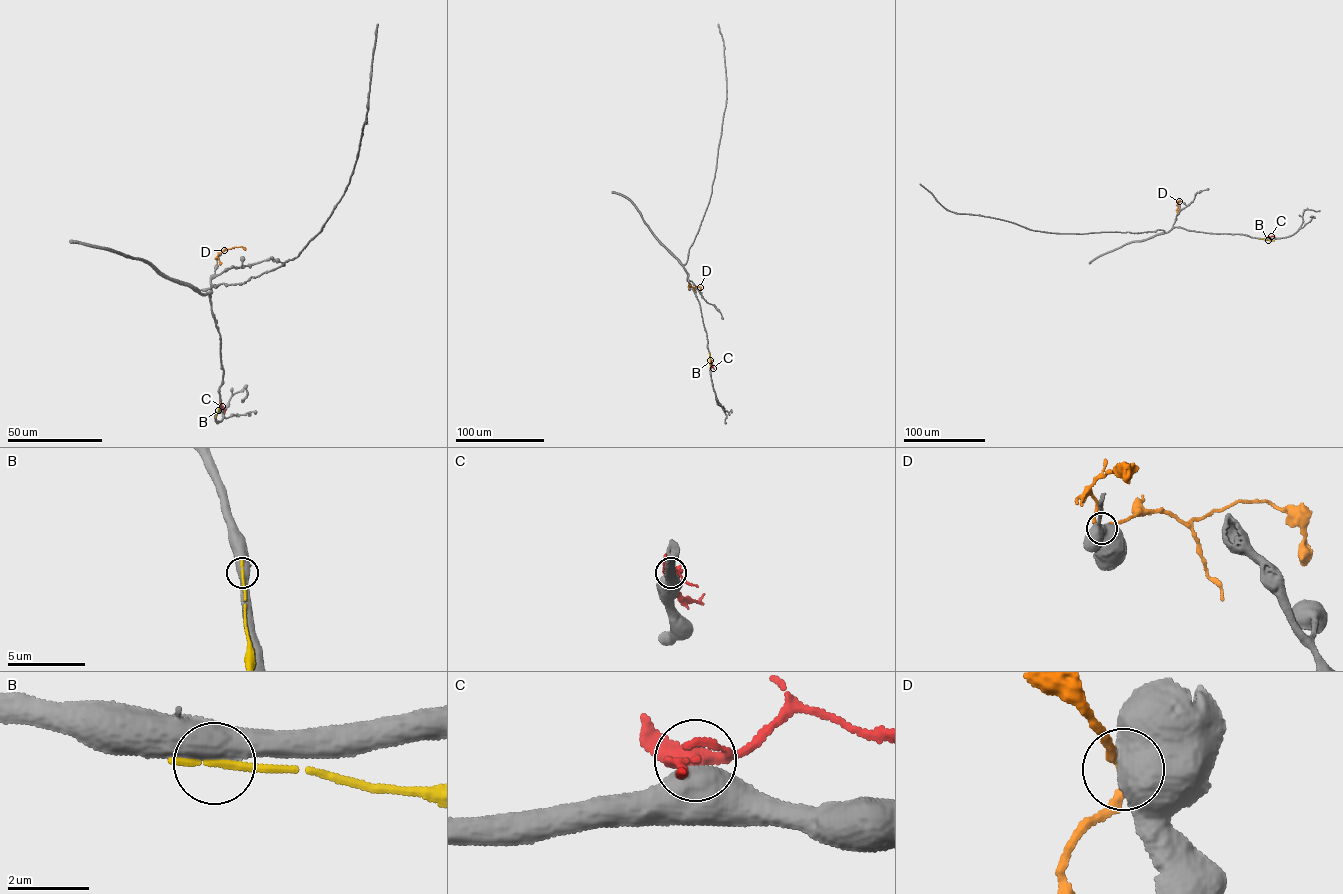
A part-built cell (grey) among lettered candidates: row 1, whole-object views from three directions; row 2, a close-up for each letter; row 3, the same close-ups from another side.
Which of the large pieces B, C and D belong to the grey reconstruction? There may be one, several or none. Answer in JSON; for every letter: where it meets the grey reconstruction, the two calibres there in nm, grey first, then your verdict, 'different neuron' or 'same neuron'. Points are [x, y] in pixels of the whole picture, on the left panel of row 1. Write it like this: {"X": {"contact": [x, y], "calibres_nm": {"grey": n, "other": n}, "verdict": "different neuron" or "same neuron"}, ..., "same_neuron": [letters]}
{"B": {"contact": [220, 403], "calibres_nm": {"grey": 650, "other": 240}, "verdict": "different neuron"}, "C": {"contact": [220, 404], "calibres_nm": {"grey": 700, "other": 280}, "verdict": "different neuron"}, "D": {"contact": [219, 253], "calibres_nm": {"grey": 1000, "other": 280}, "verdict": "different neuron"}, "same_neuron": []}

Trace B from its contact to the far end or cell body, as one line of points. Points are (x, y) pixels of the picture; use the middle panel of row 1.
B: (709, 354), (710, 368)

